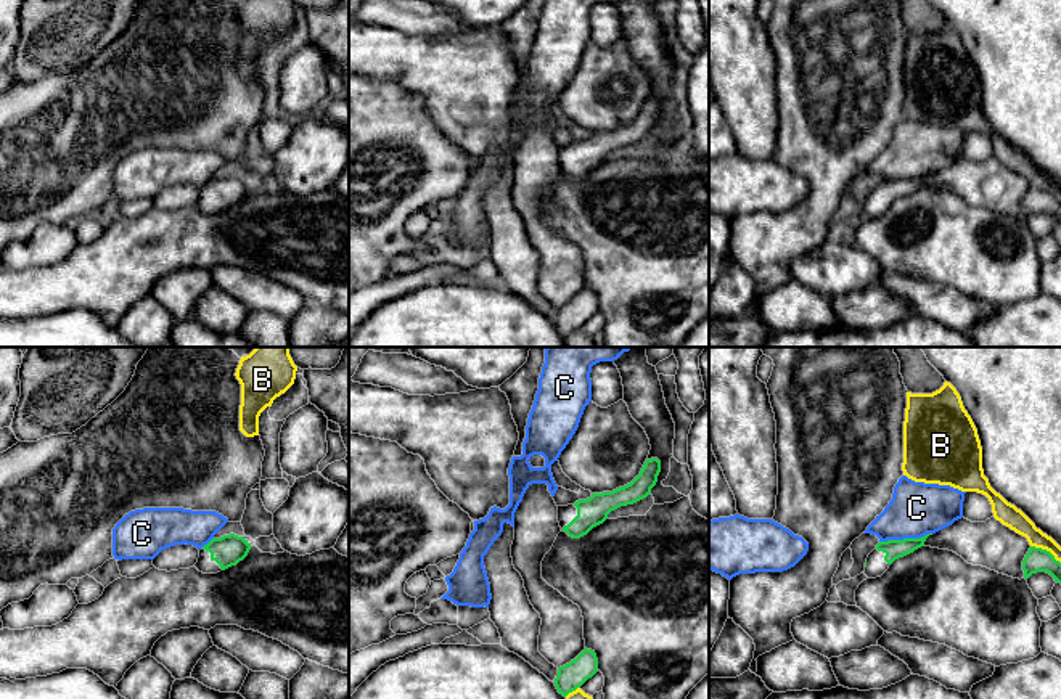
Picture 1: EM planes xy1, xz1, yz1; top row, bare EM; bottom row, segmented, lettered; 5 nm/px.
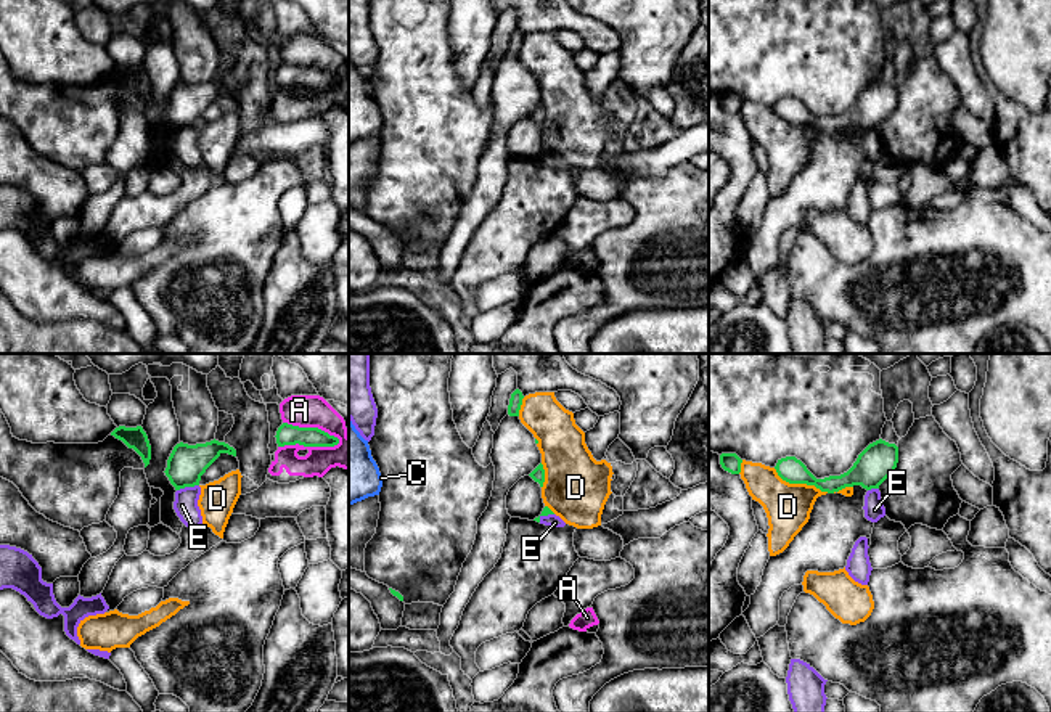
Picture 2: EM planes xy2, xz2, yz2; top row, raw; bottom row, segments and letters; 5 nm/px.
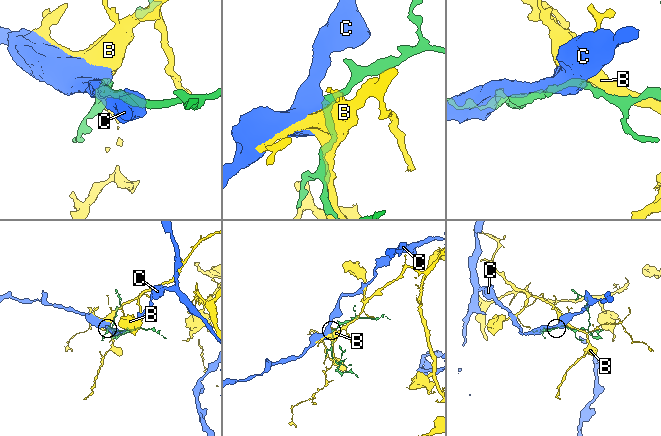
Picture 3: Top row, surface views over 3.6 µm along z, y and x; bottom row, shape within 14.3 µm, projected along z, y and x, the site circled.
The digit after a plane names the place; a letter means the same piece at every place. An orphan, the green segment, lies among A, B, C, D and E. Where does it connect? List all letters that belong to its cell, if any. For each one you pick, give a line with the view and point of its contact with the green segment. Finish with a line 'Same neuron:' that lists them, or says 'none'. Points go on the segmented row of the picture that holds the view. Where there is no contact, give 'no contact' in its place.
Same neuron: none

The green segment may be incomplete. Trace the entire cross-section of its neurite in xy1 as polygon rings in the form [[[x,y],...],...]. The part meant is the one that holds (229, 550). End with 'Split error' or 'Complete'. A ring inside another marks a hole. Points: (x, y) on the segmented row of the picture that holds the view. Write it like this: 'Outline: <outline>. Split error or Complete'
Outline: [[[235,533],[212,538],[199,550],[195,567],[203,574],[217,574],[243,561],[251,550],[244,537]]]. Split error

